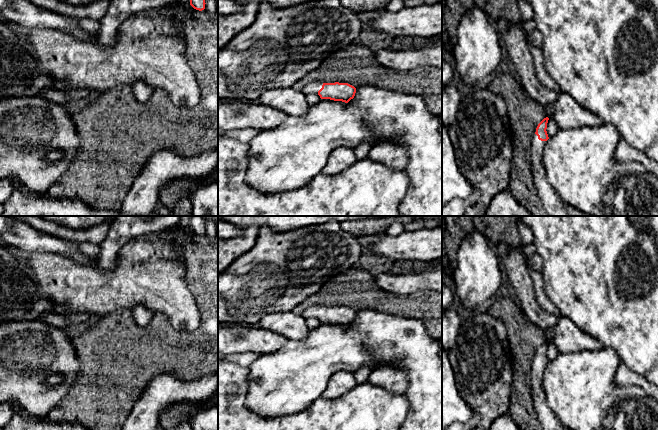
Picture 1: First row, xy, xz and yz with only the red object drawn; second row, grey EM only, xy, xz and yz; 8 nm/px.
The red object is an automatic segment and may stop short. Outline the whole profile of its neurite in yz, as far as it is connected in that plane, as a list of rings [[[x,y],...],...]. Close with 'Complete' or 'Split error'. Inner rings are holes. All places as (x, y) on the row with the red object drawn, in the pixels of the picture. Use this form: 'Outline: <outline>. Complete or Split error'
Outline: [[[546,117],[538,124],[535,134],[531,139],[531,167],[533,180],[539,198],[549,216],[570,216],[564,207],[562,198],[547,181],[545,168],[542,163],[545,144],[549,139],[546,131],[548,120],[549,118]]]. Split error

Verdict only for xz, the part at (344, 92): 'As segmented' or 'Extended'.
Extended

